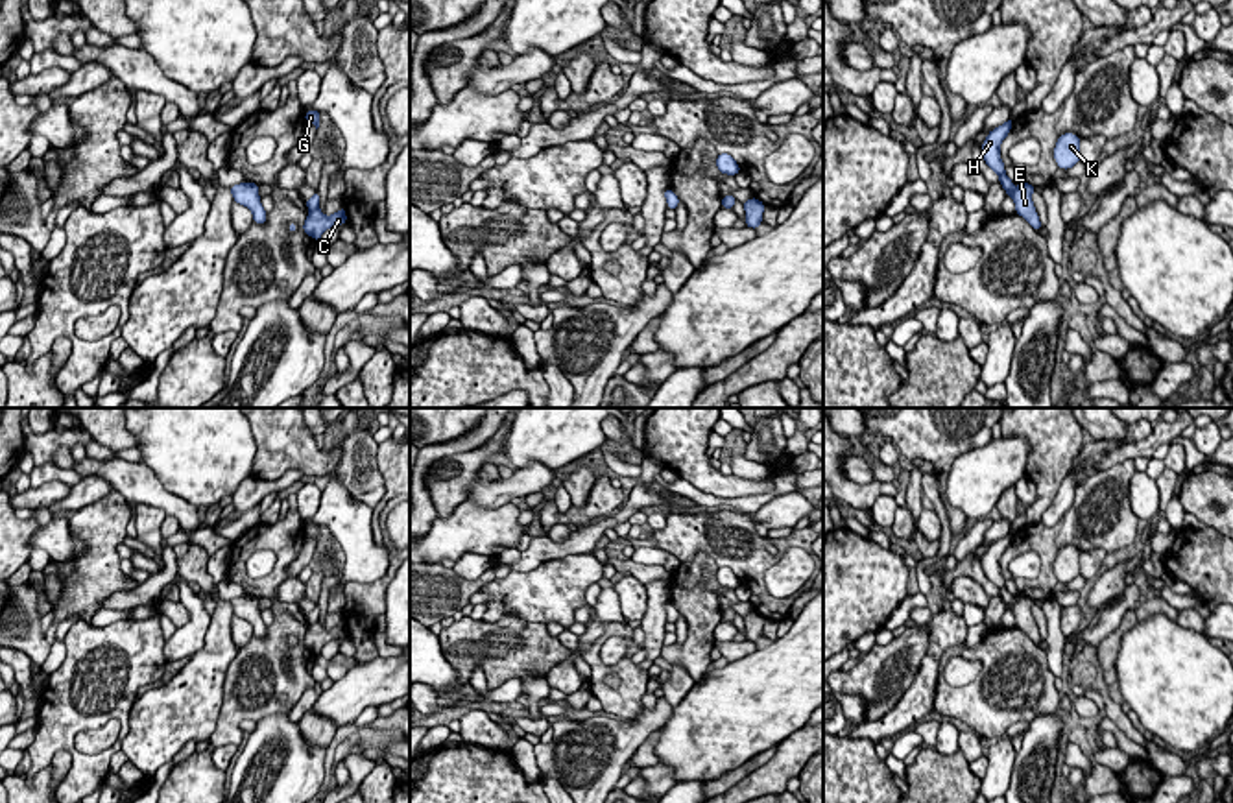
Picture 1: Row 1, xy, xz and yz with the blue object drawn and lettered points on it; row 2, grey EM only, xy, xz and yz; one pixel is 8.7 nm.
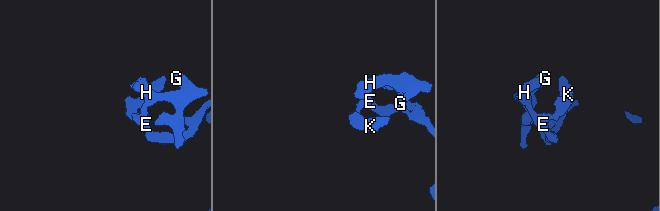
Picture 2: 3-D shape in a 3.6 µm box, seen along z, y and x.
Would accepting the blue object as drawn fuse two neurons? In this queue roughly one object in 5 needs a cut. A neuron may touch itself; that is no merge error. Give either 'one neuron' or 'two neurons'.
one neuron

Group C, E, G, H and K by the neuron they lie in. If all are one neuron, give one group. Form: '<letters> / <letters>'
C E G H K

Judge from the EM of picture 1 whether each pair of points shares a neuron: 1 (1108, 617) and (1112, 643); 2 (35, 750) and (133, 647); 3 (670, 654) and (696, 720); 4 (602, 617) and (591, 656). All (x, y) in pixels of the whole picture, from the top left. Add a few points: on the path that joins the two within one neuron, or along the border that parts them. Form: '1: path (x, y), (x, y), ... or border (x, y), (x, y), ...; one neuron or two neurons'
1: border (1132, 608), (1097, 645); two neurons
2: path (63, 713), (72, 663), (96, 645); one neuron
3: border (704, 676), (696, 682); two neurons
4: border (626, 623), (610, 623), (582, 656); two neurons

